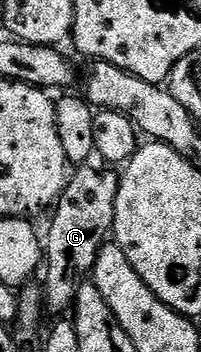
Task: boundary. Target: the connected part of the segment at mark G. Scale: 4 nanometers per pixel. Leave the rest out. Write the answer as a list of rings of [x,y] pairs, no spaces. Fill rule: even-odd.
[[[100,160],[75,167],[54,203],[48,238],[46,234],[46,265],[42,270],[44,305],[49,315],[73,309],[78,288],[85,285],[98,260],[98,252],[106,245],[114,224],[114,204],[120,187],[120,174],[112,170],[115,169],[106,168]]]

